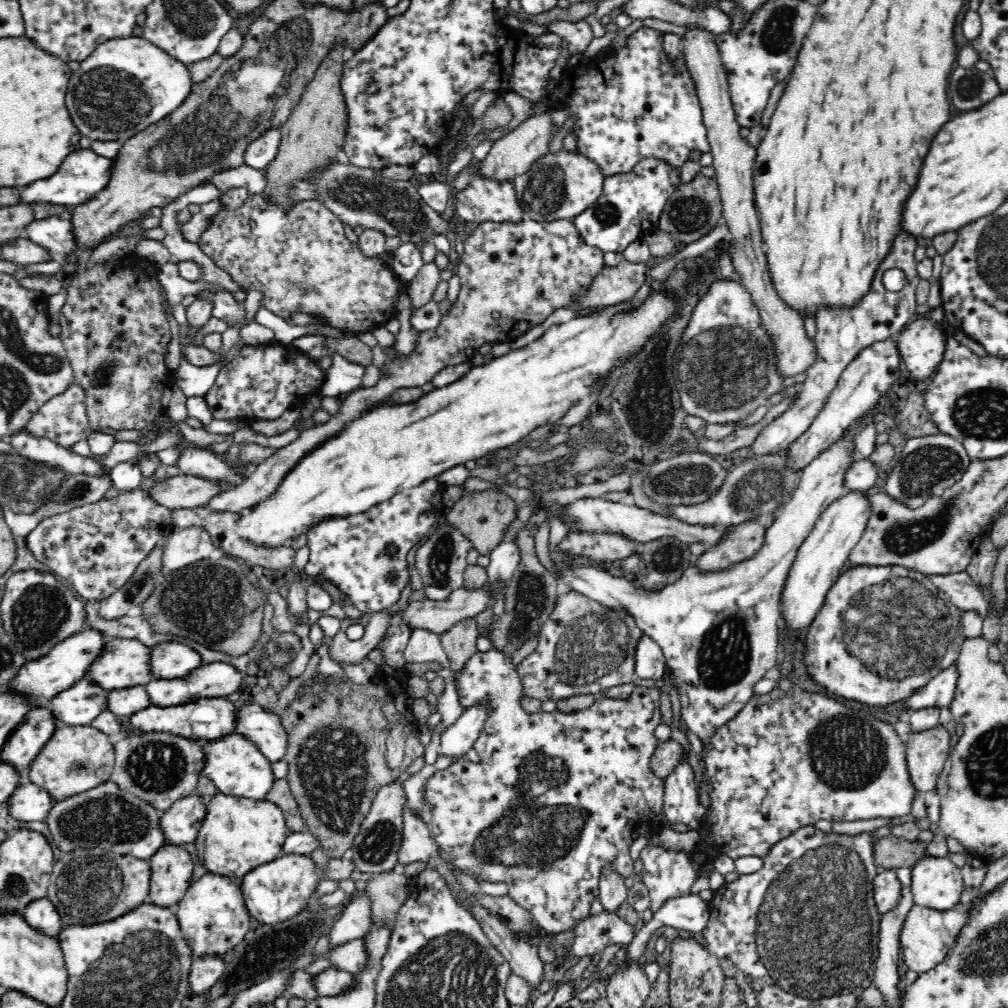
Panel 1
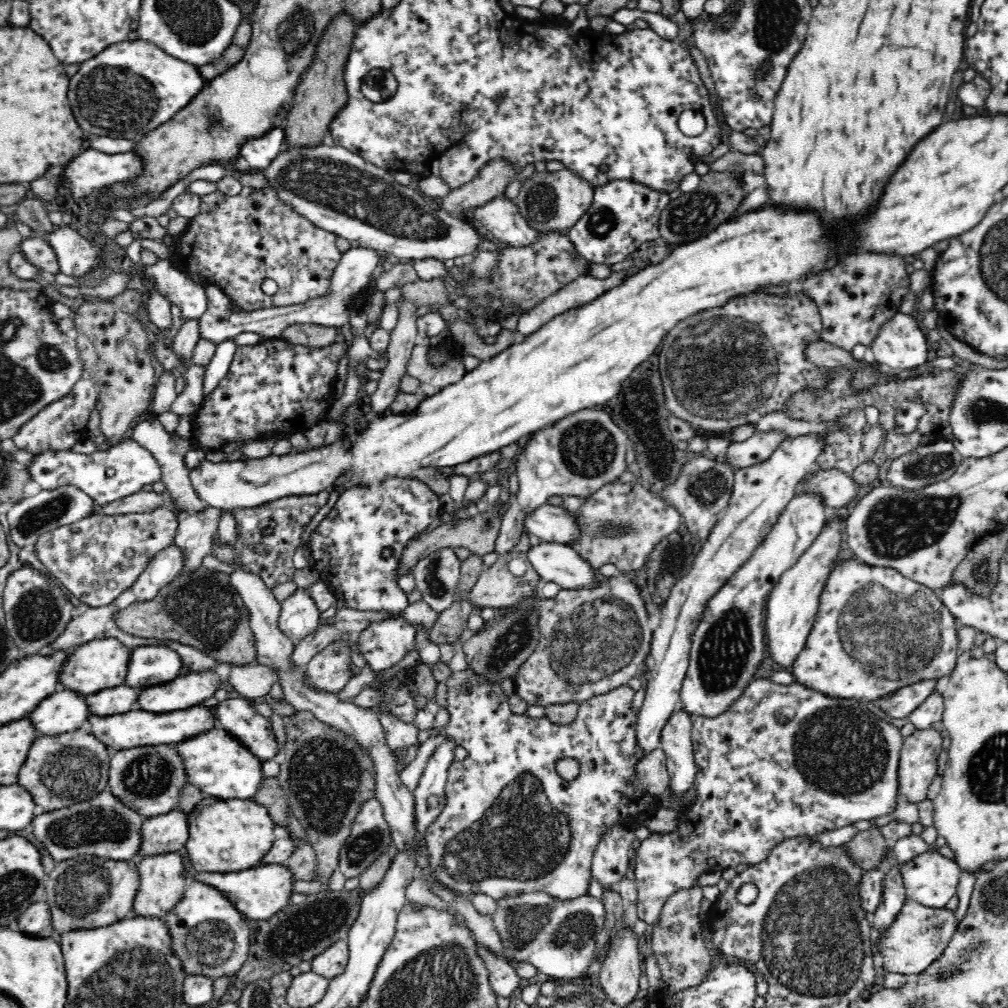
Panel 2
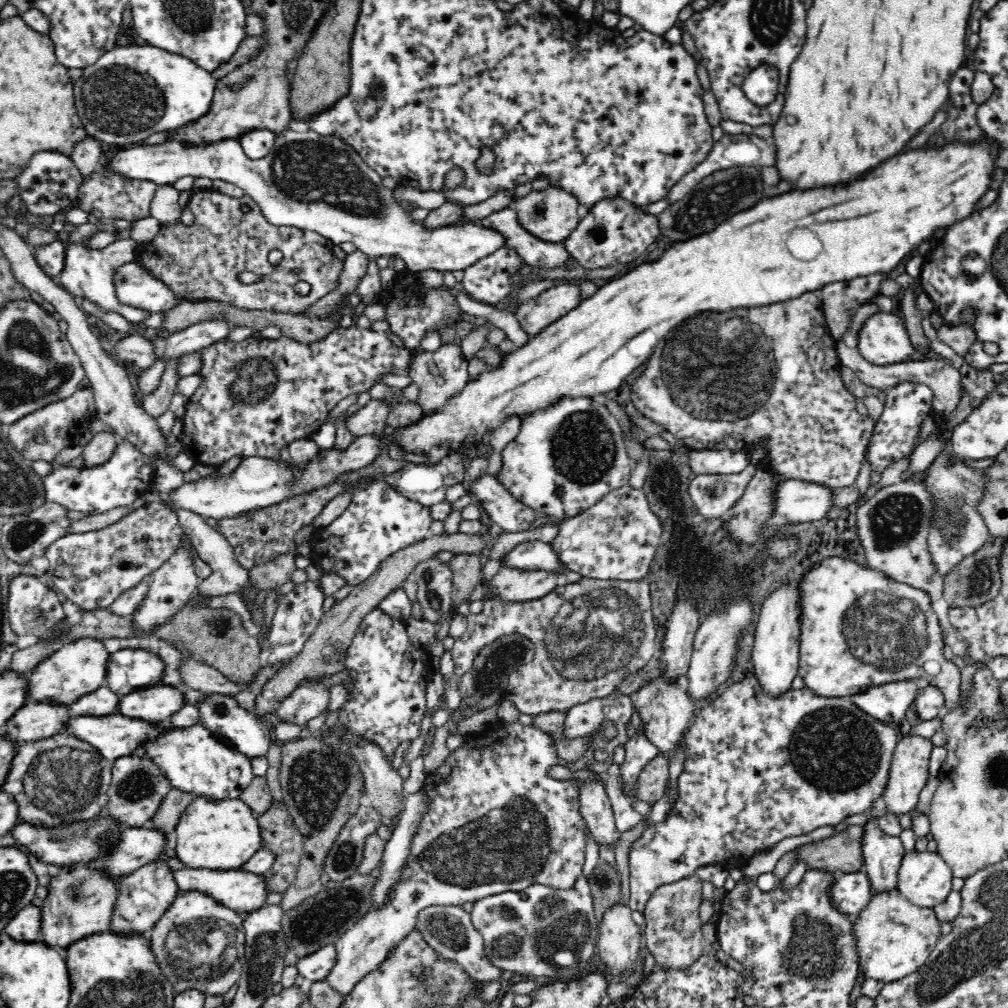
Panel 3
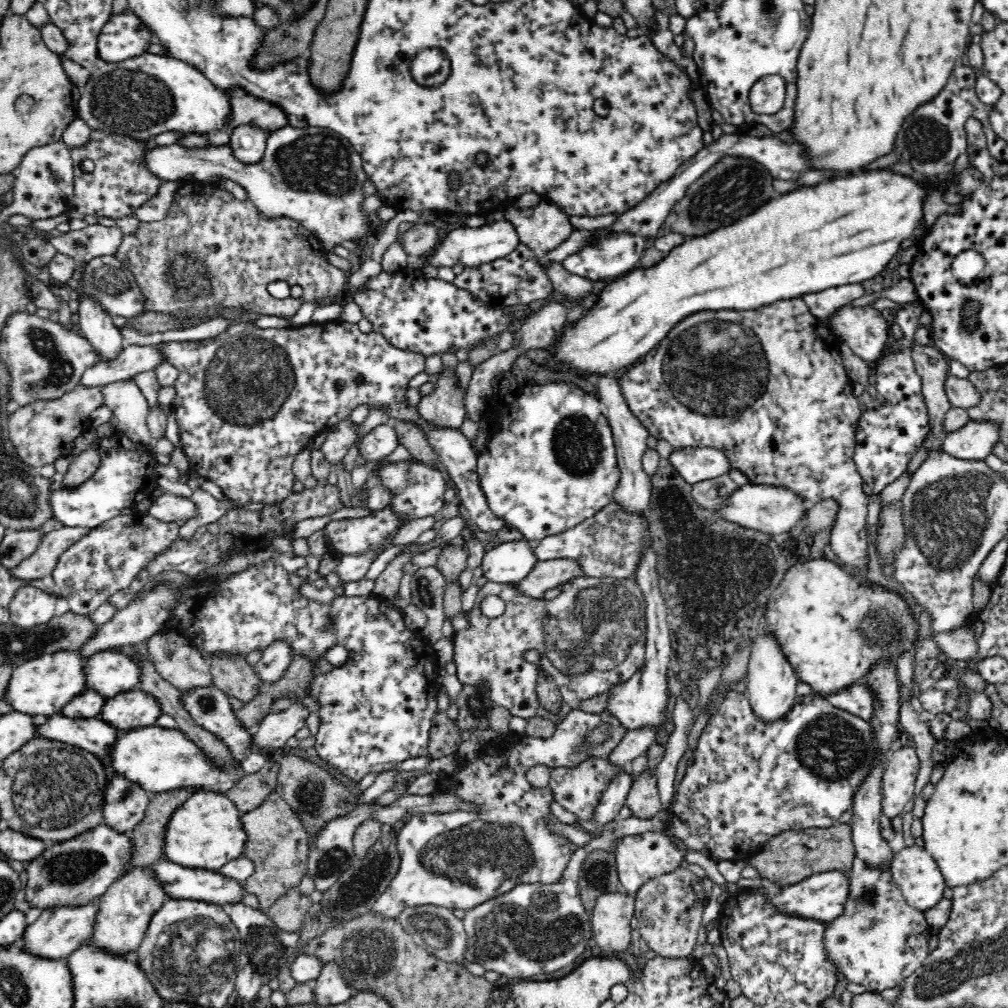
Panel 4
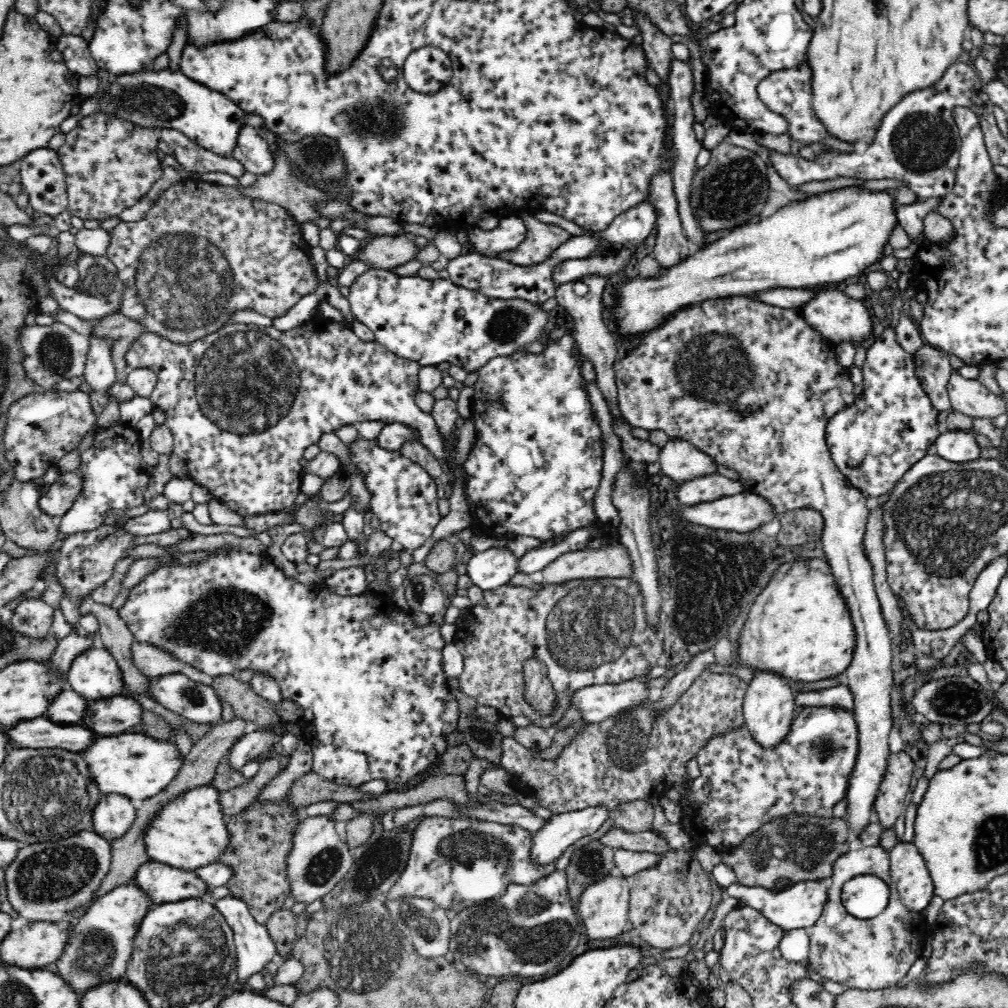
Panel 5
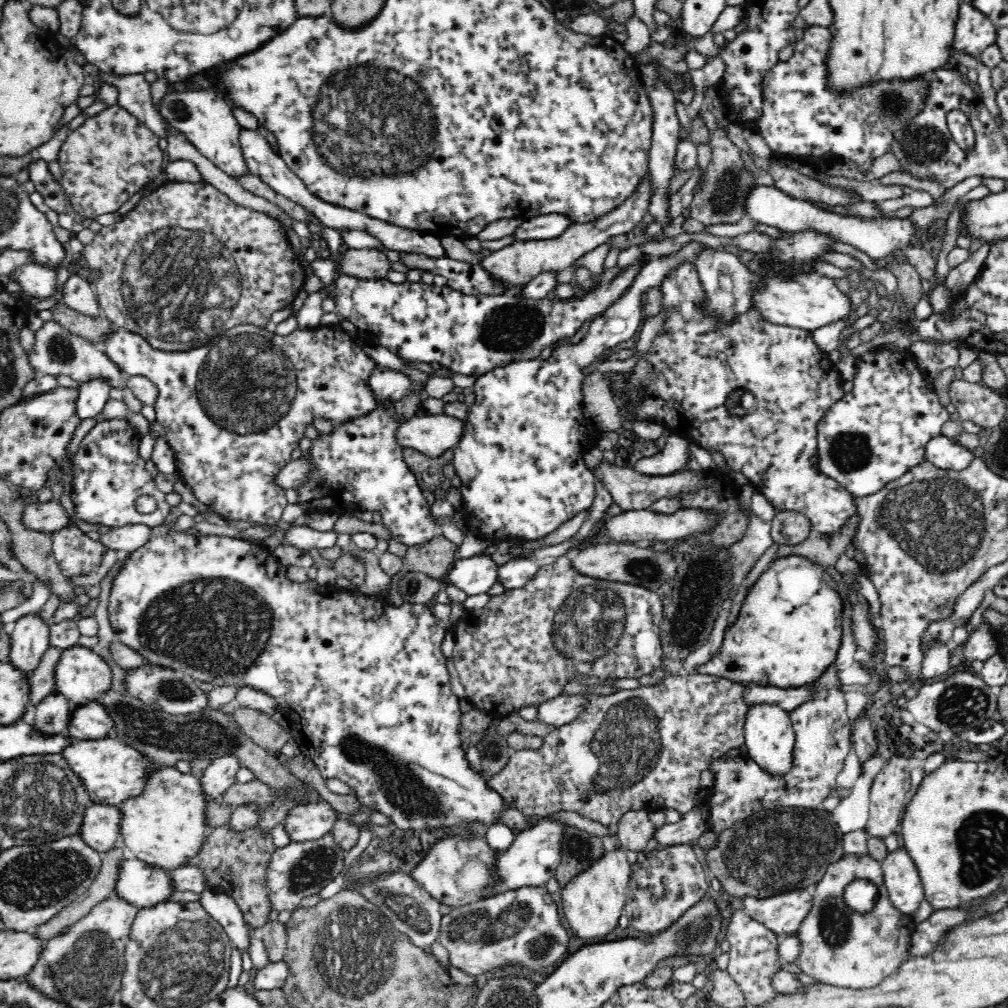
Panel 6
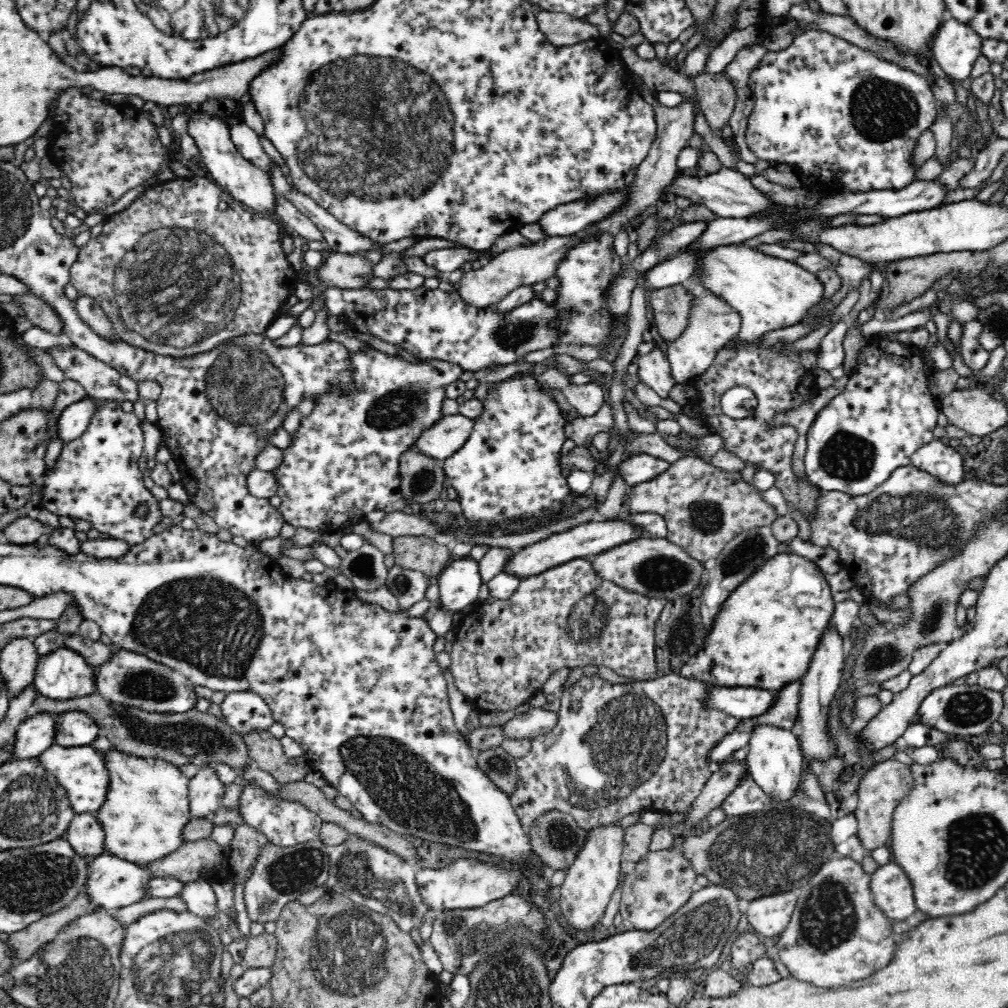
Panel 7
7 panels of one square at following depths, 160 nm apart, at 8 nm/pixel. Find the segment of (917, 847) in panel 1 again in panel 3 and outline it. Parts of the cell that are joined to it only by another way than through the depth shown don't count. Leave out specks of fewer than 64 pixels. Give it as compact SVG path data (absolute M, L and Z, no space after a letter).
M850 825L826 839L800 844L800 846L790 850L790 852L796 853L792 867L796 863L804 862L808 871L818 869L819 871L830 871L832 873L855 873L863 870L864 861L862 861L862 845L860 845L862 834L864 834L862 825Z

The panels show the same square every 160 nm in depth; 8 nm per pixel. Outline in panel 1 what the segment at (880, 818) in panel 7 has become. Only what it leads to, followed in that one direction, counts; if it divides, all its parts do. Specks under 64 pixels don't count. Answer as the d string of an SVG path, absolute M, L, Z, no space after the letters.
M942 725L913 732L905 741L906 767L914 789L921 794L936 789L938 775L947 762L950 734Z

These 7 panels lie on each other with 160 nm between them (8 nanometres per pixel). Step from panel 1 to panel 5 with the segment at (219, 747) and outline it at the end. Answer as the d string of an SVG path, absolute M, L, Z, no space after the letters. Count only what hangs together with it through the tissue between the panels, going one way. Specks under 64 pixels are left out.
M140 733L96 736L88 748L81 752L99 793L126 796L130 798L136 810L140 808L142 801L162 793L174 781L184 761L174 743L158 741L150 735Z

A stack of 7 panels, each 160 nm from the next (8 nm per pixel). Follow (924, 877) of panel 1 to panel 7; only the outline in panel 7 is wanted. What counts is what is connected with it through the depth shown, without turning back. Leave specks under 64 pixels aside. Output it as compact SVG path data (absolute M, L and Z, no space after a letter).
M890 860L889 863L878 867L870 876L870 891L872 891L872 901L882 913L893 922L905 921L913 912L916 911L912 885L906 877L906 873L902 871L902 867L898 863Z

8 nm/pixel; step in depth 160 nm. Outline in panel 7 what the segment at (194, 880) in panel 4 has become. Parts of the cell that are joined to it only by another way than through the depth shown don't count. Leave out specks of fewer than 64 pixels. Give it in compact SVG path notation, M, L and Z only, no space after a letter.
M106 852L89 858L86 871L88 871L88 876L86 876L86 884L82 892L88 895L88 901L94 908L108 910L122 908L144 899L144 886L150 880L150 875L144 866L130 863Z

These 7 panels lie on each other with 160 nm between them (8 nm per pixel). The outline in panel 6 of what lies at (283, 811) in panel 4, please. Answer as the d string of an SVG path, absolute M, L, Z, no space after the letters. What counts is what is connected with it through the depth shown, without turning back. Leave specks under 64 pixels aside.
M226 824L211 829L204 838L204 844L196 856L192 856L181 866L192 866L200 869L206 877L207 886L211 891L231 896L246 923L252 927L265 926L270 914L270 899L266 889L266 864L270 854L276 850L270 833L260 833L256 827L245 831L232 831Z

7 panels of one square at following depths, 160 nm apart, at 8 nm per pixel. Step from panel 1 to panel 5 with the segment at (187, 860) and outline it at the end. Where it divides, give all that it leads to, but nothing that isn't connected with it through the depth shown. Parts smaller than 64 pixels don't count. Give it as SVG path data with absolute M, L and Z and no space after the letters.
M136 883L117 886L94 901L76 921L68 932L68 942L60 958L51 964L49 969L60 975L78 996L104 983L125 980L127 964L132 956L132 940L146 912L153 906L150 897Z

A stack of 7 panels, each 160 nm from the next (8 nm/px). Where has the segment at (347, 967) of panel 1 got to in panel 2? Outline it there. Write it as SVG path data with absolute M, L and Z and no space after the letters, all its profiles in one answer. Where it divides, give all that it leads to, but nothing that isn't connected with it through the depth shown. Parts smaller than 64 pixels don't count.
M338 941L322 950L310 962L310 971L328 980L340 974L348 964L348 943Z

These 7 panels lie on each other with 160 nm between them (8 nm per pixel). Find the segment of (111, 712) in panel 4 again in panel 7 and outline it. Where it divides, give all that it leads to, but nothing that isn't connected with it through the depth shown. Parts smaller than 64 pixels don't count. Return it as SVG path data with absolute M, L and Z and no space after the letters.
M68 712L57 716L54 743L63 747L88 746L98 738L98 725L84 712Z

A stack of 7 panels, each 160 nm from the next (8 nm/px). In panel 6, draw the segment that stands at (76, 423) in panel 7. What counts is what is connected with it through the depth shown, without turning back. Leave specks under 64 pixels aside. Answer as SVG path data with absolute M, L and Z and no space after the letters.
M96 379L78 384L79 395L76 400L78 419L94 418L102 412L109 399L110 383L106 379Z

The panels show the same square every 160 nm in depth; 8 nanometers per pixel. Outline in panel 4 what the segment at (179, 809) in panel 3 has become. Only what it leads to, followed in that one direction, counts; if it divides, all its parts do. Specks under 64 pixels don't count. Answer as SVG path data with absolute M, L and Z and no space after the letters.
M194 787L175 789L151 796L144 818L128 832L132 841L130 848L130 869L153 865L165 859L162 850L164 830L174 814L191 794L198 791Z

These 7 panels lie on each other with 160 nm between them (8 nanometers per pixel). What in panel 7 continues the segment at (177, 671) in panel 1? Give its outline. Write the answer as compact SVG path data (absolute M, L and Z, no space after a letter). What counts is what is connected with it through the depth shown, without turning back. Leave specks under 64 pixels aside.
M60 648L39 658L32 686L54 701L82 698L94 692L94 668L74 650Z

